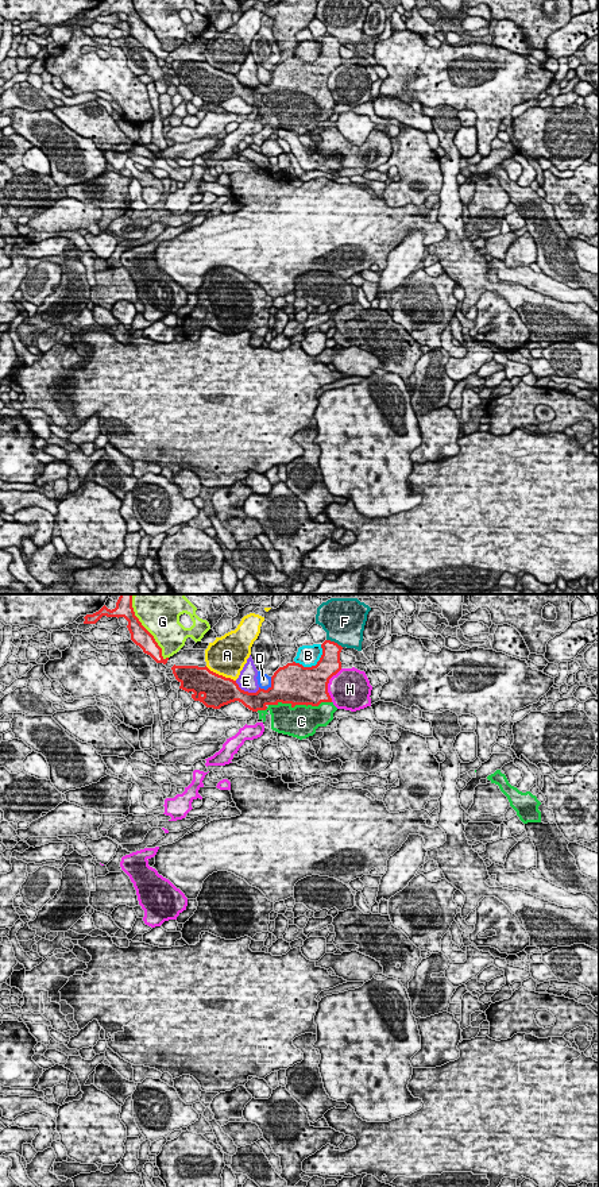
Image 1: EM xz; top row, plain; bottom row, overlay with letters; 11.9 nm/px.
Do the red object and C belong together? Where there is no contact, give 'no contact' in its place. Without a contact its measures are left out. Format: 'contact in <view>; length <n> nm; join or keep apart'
contact in xz; length 750 nm; join

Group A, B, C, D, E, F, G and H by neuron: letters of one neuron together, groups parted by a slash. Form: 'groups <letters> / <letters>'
groups A / B / C / D / E / F / G / H

